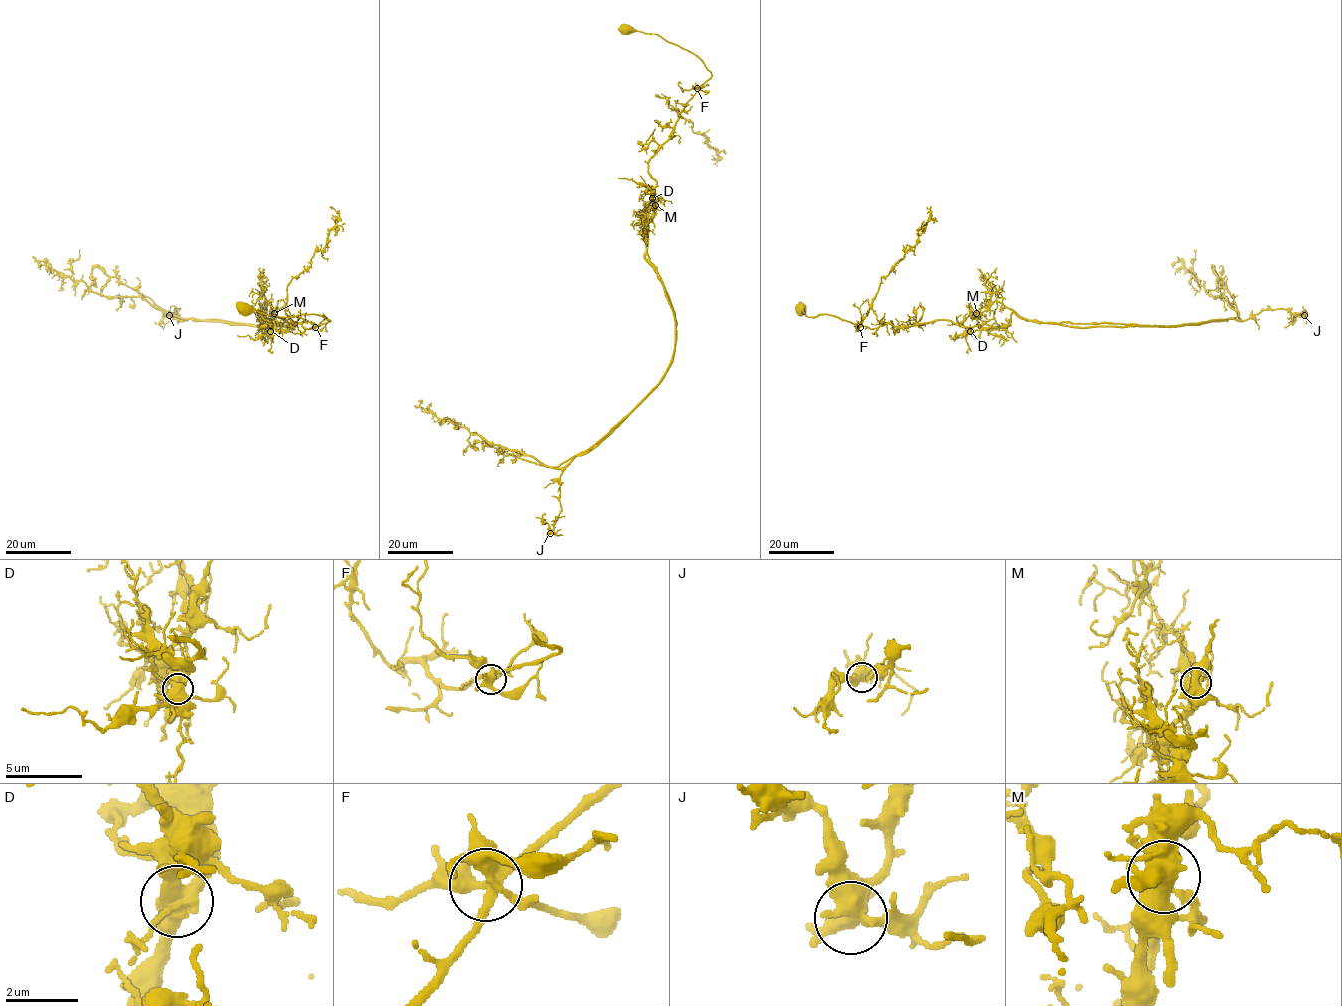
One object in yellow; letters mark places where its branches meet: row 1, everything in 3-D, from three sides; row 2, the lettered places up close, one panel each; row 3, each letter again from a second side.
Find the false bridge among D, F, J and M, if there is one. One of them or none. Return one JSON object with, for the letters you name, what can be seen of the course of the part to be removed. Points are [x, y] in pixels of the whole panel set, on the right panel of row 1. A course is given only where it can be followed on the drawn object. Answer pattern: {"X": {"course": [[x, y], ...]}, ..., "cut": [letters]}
{"M": {"course": [[976, 313], [998, 301], [1020, 316], [1039, 322], [1182, 325], [1227, 320], [1238, 314], [1213, 267], [1222, 287]]}, "cut": ["M"]}

